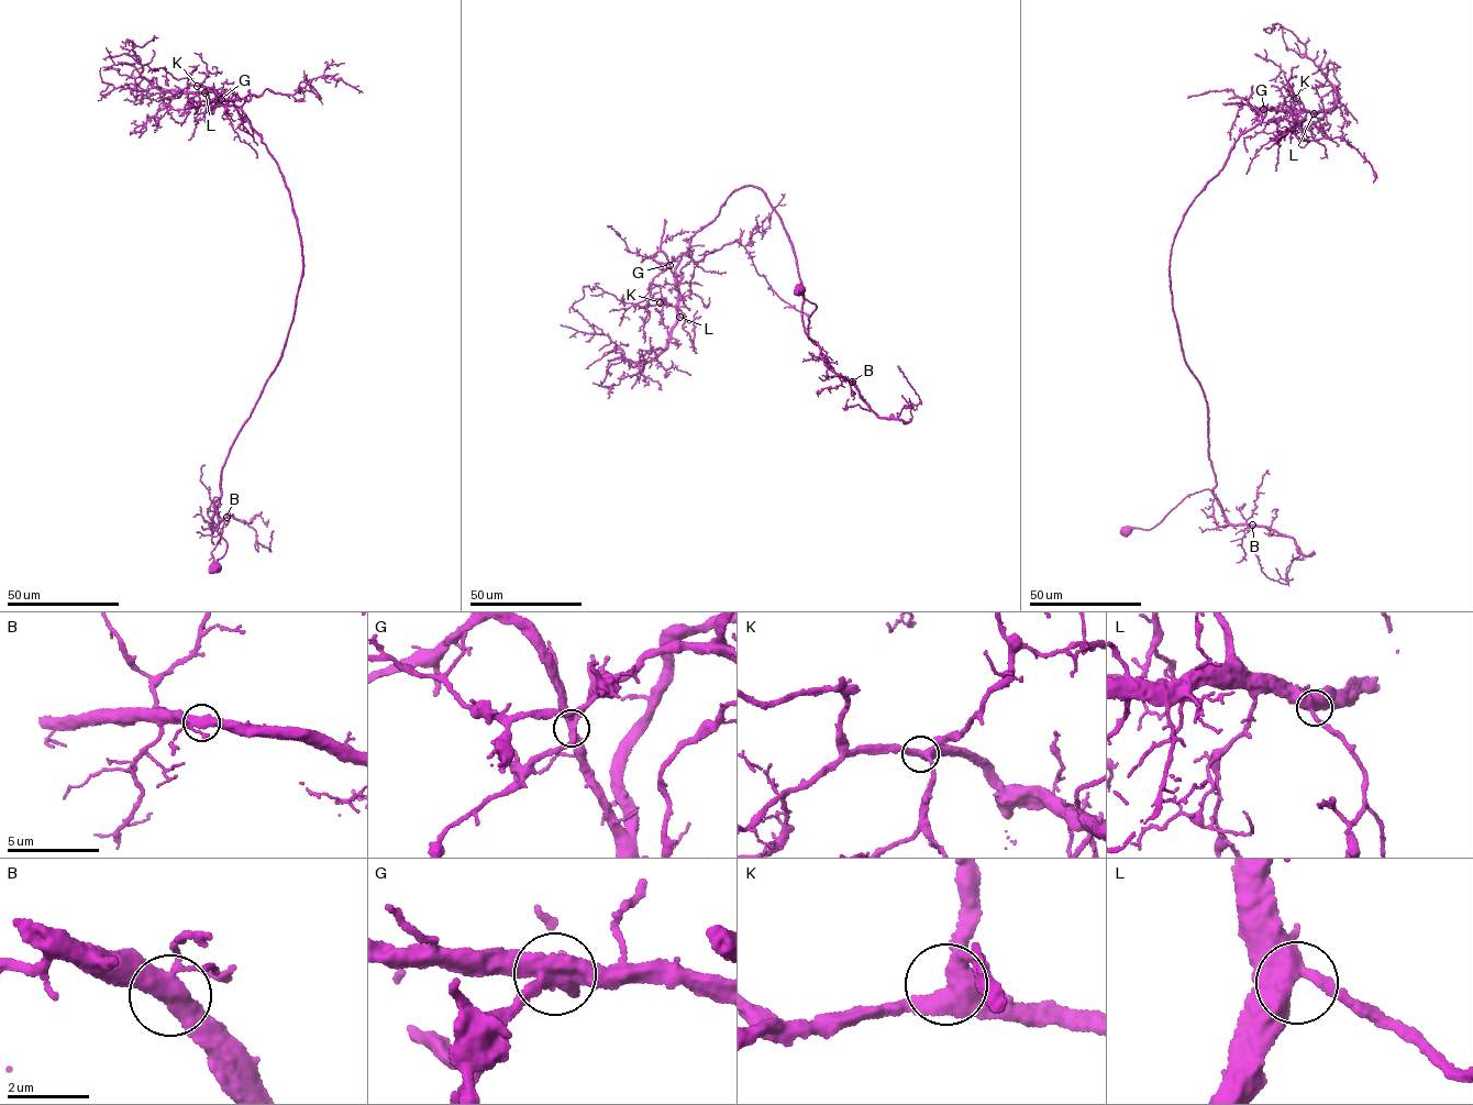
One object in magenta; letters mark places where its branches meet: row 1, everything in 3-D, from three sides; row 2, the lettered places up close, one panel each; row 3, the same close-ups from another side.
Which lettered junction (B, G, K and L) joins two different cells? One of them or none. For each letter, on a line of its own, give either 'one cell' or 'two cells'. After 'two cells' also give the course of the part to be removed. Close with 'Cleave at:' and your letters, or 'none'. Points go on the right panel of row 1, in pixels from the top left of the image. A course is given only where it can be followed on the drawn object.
B: one cell
G: two cells; course (1263, 109), (1319, 111), (1332, 108), (1337, 97), (1295, 34), (1276, 23), (1270, 33), (1264, 30), (1274, 31)
K: one cell
L: one cell
Cleave at: G

